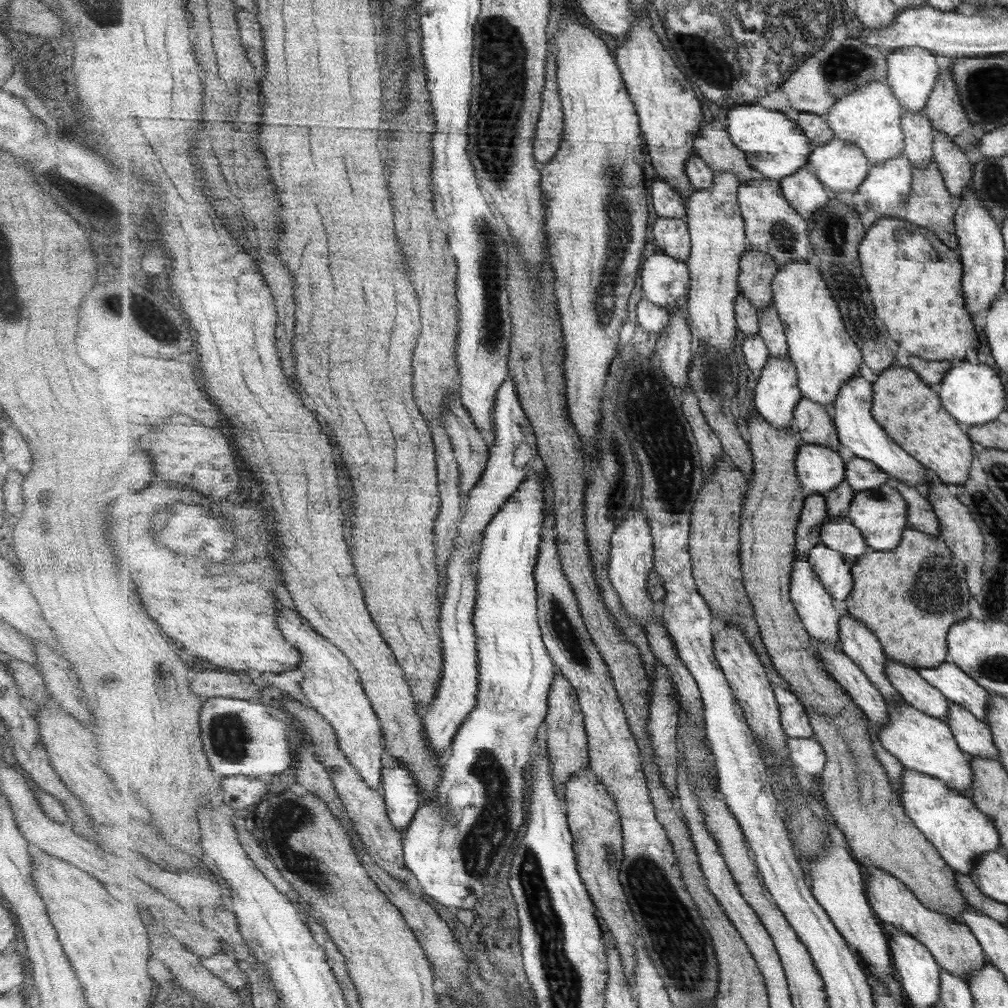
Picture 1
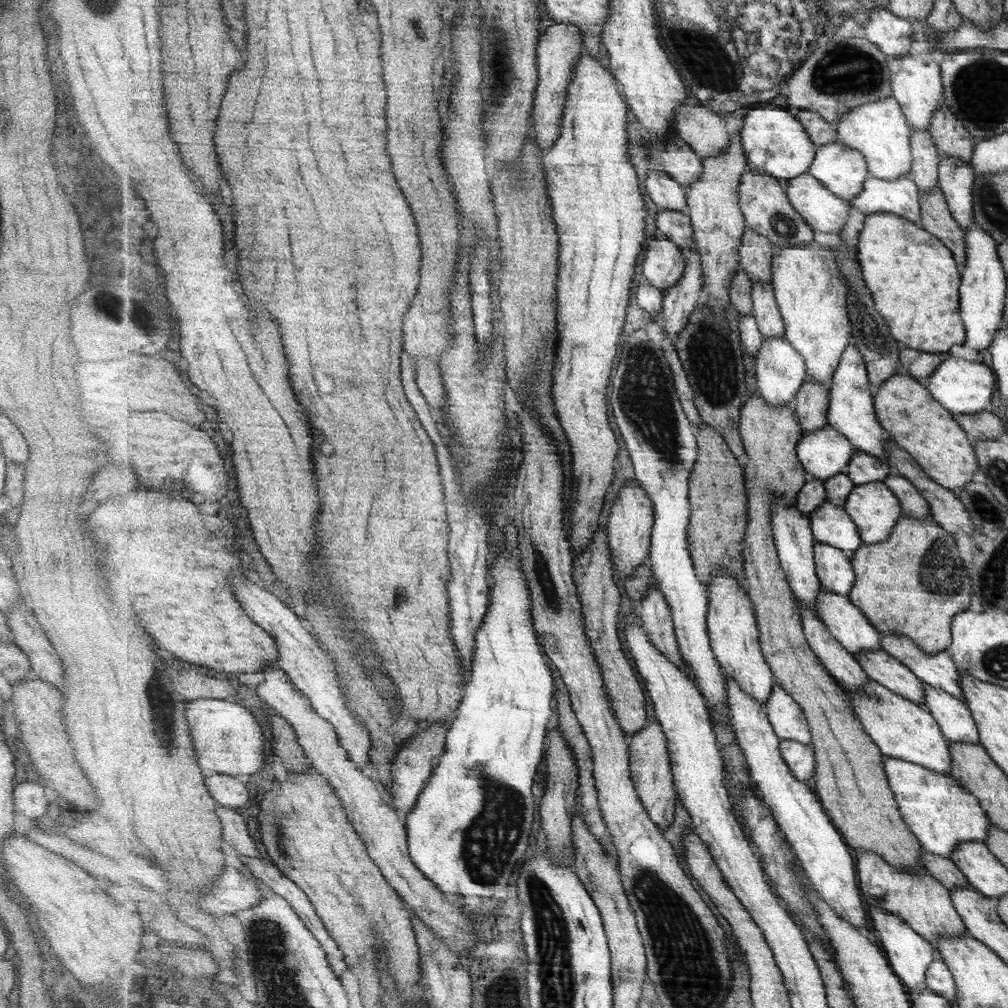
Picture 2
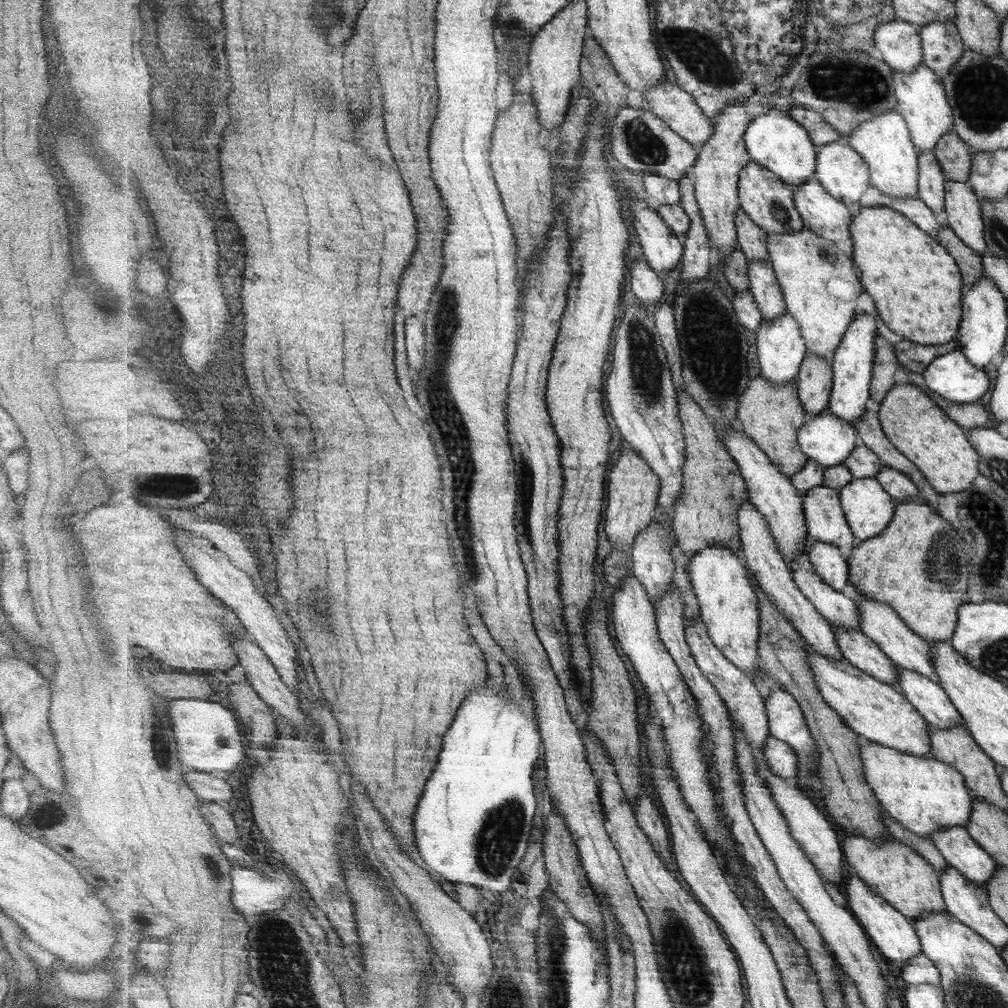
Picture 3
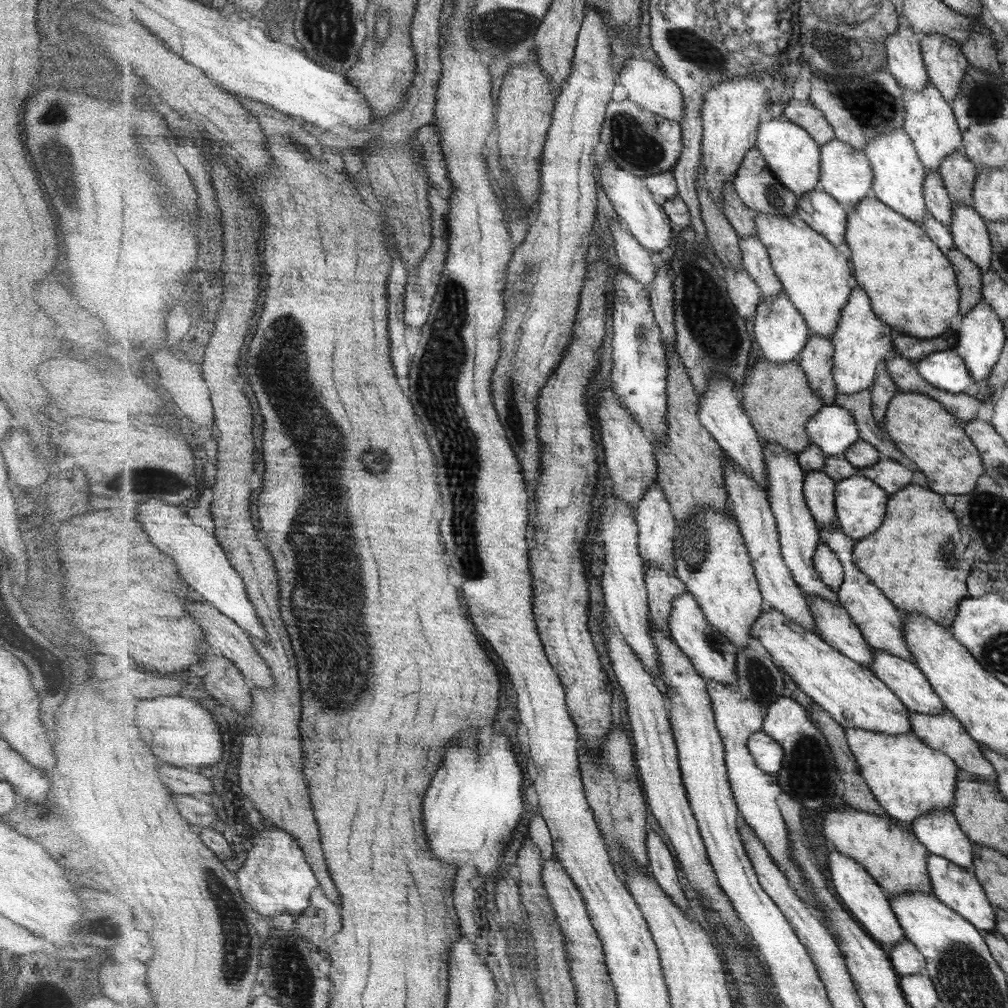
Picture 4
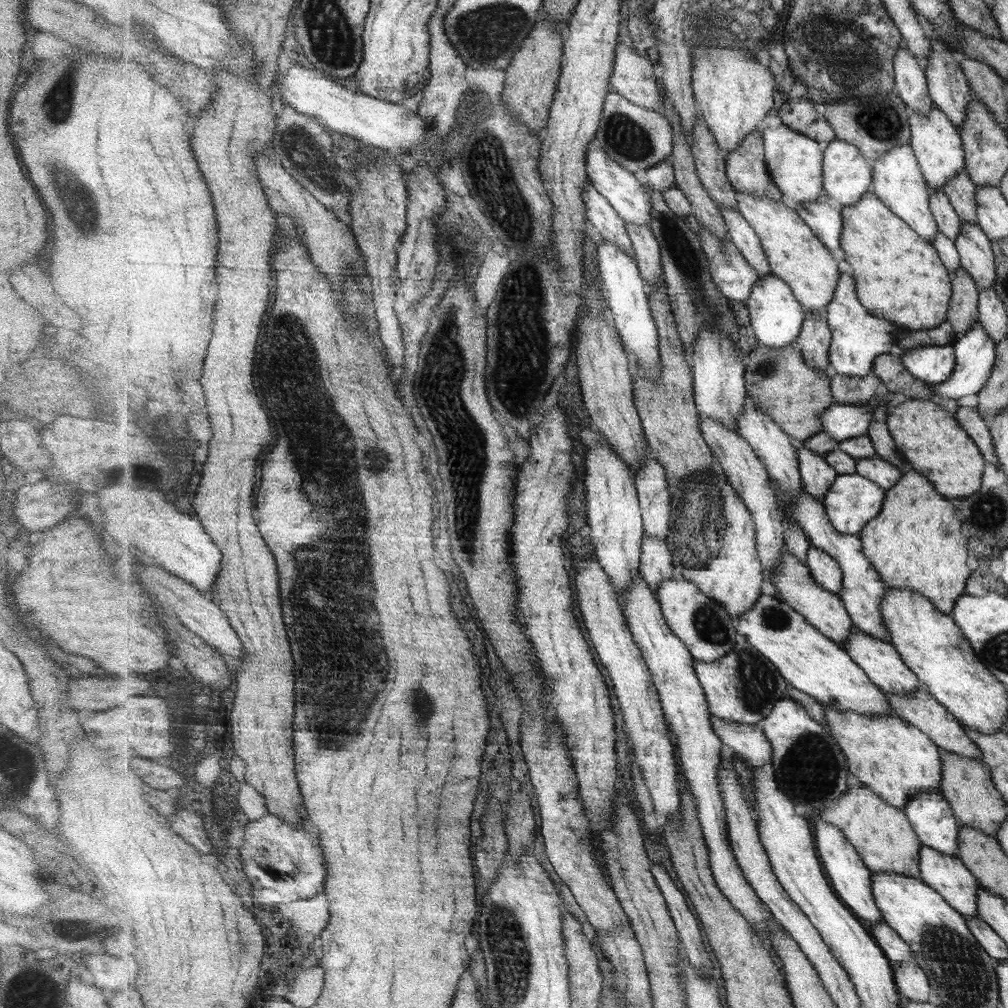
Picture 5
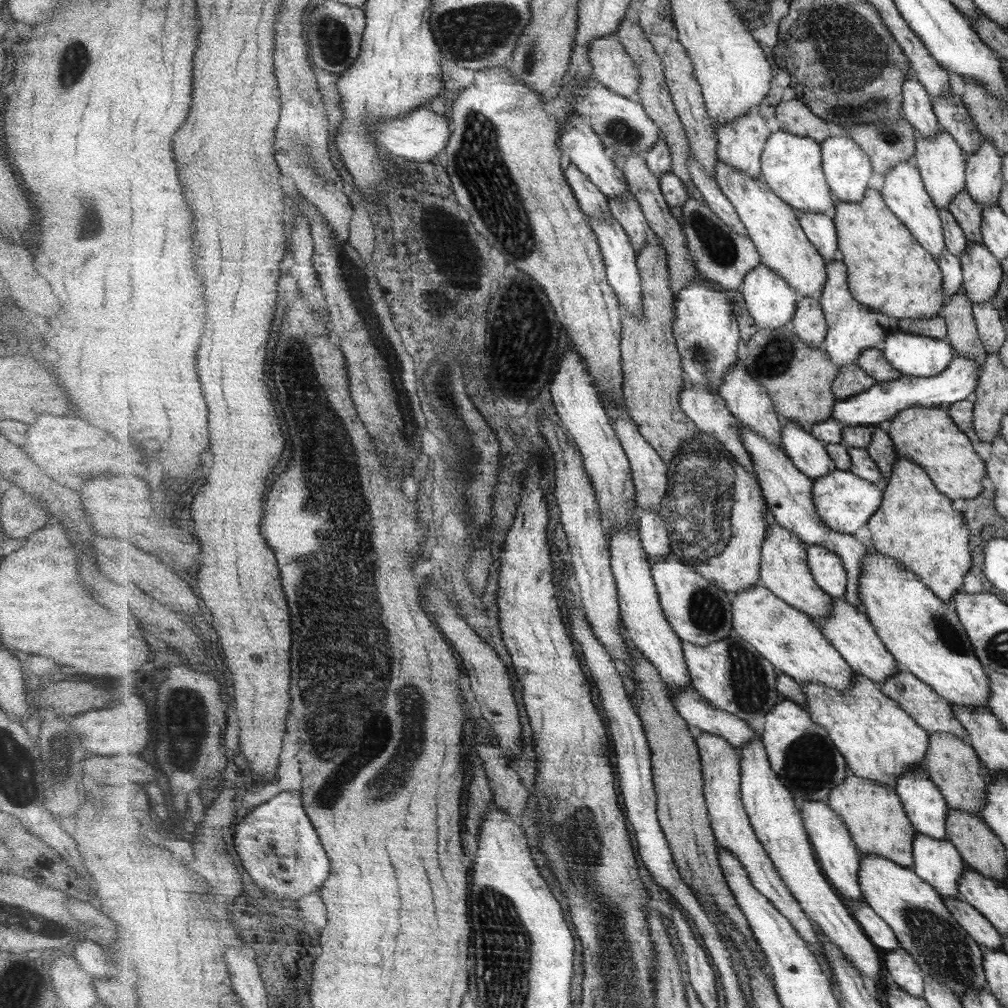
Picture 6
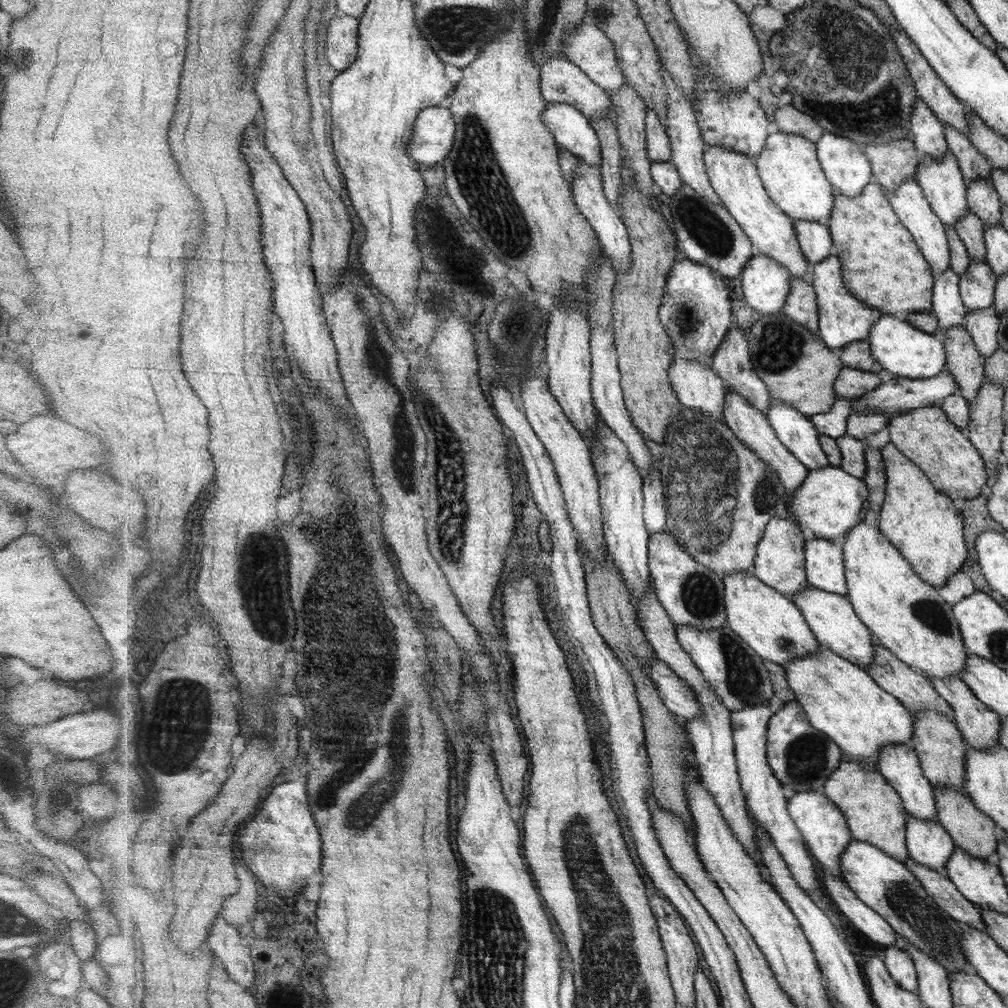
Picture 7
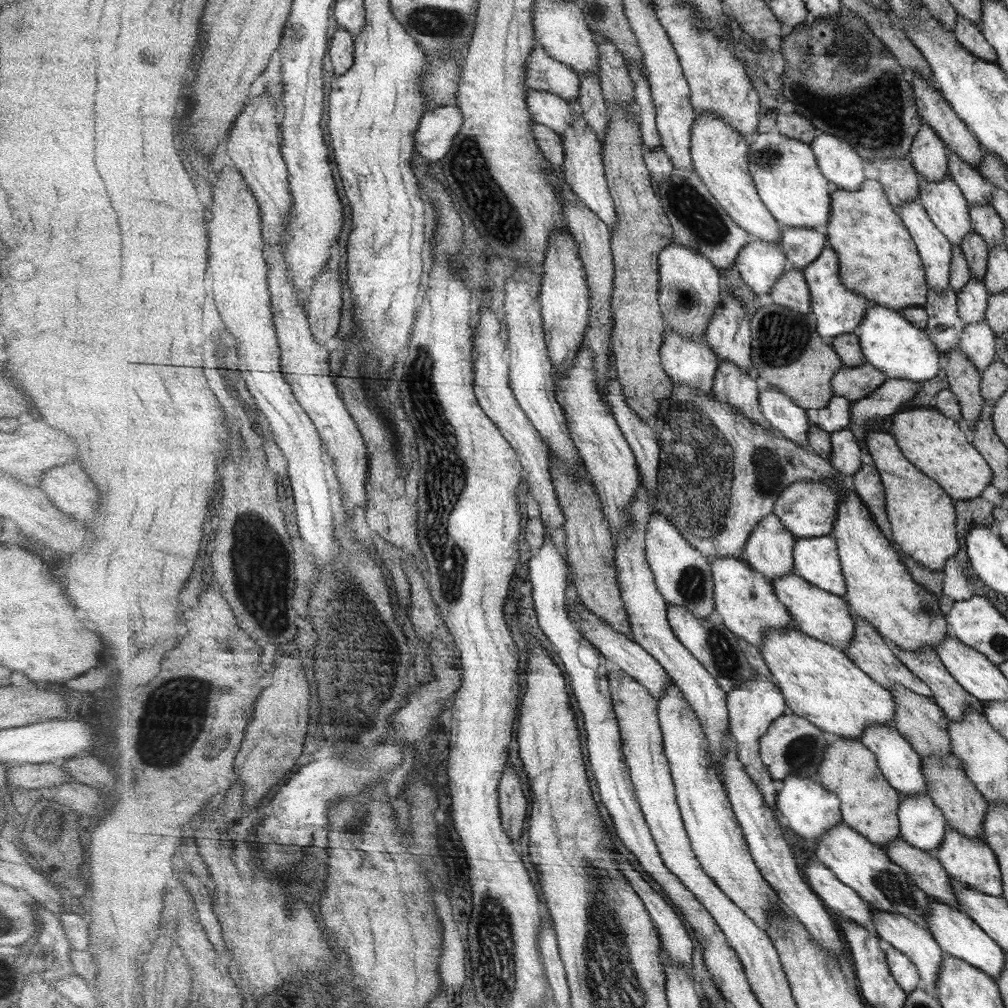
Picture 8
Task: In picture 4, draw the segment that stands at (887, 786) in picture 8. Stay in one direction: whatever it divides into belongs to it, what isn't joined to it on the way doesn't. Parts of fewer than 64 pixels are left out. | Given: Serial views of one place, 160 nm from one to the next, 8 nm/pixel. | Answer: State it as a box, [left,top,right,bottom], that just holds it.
[823,806,933,898]

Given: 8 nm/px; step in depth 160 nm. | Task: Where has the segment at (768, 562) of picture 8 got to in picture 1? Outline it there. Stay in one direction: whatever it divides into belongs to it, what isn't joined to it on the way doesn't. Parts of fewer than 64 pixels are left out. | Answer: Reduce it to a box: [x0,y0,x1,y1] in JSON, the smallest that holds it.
[886,658,951,721]

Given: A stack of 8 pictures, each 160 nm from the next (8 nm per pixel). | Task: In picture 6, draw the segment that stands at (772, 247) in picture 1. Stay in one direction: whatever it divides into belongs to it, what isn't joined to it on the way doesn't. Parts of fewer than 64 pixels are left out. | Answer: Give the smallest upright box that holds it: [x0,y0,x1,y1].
[714,110,771,181]

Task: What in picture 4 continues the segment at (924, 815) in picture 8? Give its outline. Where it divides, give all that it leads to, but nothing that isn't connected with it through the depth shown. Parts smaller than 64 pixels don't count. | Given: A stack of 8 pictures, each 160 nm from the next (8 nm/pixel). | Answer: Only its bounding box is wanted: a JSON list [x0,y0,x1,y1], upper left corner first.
[928,853,997,933]

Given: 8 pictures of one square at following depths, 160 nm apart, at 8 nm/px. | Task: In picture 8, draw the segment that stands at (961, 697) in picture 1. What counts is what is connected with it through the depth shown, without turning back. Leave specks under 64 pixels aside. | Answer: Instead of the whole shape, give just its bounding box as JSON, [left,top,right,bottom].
[712,359,773,429]

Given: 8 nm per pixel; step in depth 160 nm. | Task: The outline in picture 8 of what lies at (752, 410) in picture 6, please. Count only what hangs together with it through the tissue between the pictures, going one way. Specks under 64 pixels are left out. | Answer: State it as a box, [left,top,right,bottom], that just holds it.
[705,292,754,372]

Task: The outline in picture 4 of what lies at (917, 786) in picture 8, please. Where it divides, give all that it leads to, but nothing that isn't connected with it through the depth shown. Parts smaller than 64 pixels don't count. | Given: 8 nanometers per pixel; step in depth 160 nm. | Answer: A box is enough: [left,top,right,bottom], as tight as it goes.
[911,811,977,870]

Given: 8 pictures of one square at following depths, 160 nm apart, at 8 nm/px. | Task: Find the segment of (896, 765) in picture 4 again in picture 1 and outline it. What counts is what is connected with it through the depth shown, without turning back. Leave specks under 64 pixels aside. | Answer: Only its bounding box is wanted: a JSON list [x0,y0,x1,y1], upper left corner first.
[902,768,1002,875]

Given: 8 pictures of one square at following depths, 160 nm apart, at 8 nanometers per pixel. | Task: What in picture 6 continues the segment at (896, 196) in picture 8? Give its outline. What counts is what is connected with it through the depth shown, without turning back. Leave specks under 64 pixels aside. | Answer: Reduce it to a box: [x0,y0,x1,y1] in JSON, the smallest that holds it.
[851,115,916,176]

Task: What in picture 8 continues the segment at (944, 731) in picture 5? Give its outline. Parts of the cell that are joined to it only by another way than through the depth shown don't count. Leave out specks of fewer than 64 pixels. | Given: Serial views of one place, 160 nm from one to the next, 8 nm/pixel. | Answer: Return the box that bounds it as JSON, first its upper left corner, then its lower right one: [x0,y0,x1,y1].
[846,617,934,698]

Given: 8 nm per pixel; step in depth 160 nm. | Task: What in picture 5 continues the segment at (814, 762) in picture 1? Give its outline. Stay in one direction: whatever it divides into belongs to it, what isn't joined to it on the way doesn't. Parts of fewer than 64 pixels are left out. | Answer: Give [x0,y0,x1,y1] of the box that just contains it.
[713,715,774,768]

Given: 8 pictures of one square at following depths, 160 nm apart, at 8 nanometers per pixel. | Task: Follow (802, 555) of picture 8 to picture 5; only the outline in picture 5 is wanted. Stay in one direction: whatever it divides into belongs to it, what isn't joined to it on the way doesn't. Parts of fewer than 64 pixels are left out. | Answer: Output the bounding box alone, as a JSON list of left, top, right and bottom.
[806,547,844,594]

